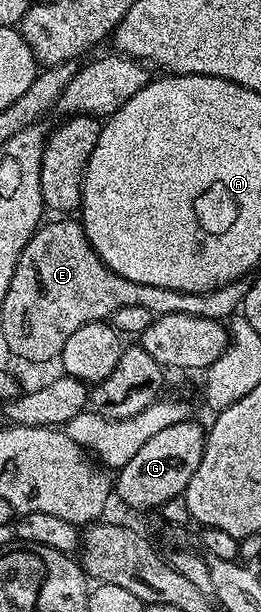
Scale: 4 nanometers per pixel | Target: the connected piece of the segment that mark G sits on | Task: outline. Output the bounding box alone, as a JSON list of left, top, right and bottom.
[117,421,206,509]

